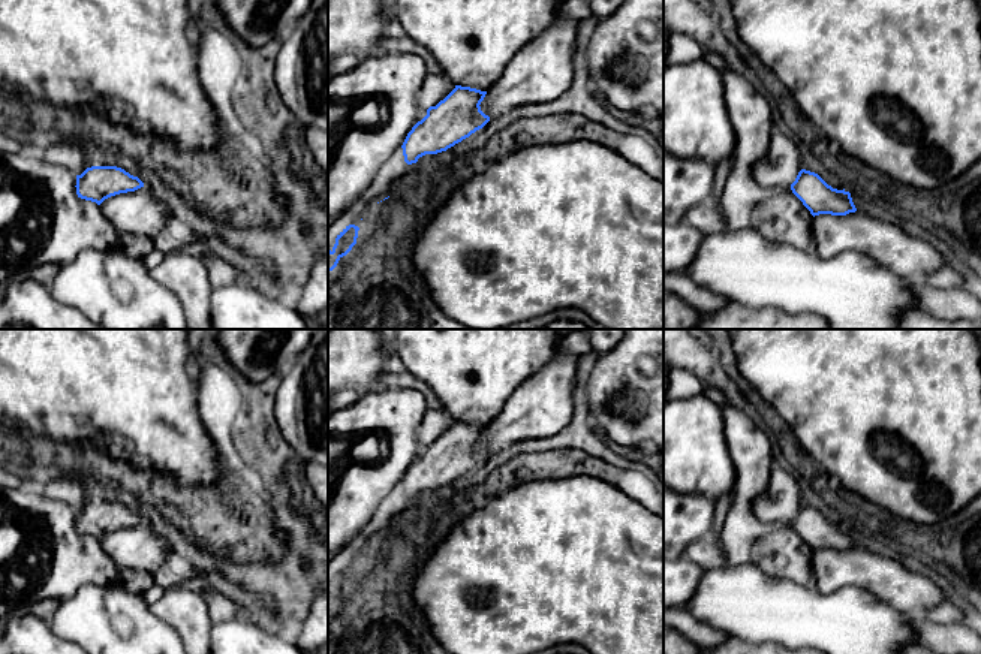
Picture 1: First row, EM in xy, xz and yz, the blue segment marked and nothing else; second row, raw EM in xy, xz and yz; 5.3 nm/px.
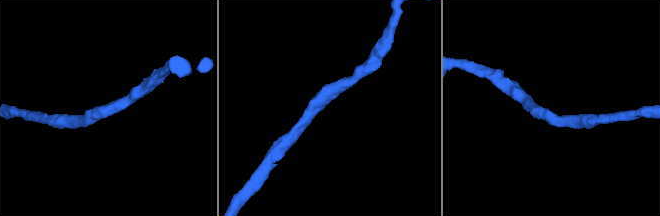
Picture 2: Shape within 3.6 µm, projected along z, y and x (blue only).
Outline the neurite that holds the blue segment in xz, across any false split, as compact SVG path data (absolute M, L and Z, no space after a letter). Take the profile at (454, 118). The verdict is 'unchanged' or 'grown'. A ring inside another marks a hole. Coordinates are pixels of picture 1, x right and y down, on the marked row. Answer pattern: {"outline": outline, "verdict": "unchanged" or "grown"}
{"outline": "M455 85L455 88L407 133L401 148L407 165L416 163L425 154L446 151L476 130L482 129L490 117L481 111L487 91Z", "verdict": "unchanged"}

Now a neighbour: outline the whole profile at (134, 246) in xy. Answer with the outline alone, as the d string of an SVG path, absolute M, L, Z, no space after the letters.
M120 233L117 248L132 259L144 259L154 250L154 239L142 235Z

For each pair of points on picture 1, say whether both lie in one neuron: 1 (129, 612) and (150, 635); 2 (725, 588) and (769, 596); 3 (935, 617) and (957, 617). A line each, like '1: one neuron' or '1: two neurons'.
1: one neuron
2: one neuron
3: one neuron

